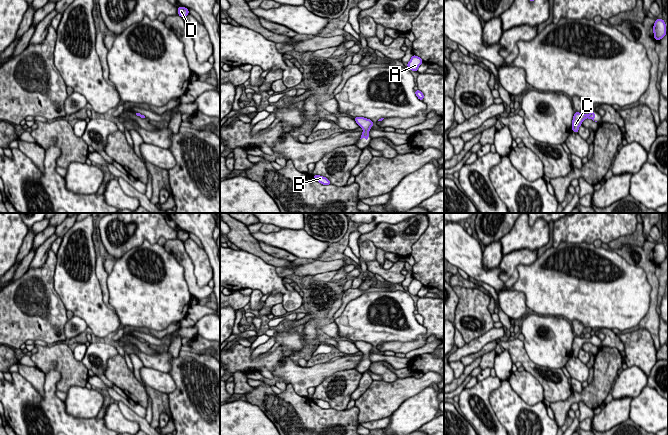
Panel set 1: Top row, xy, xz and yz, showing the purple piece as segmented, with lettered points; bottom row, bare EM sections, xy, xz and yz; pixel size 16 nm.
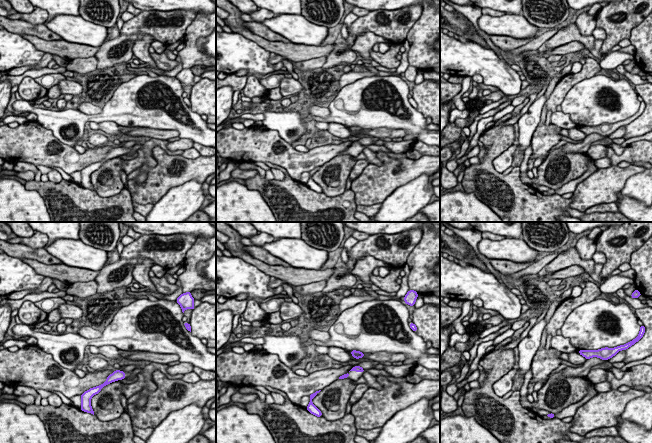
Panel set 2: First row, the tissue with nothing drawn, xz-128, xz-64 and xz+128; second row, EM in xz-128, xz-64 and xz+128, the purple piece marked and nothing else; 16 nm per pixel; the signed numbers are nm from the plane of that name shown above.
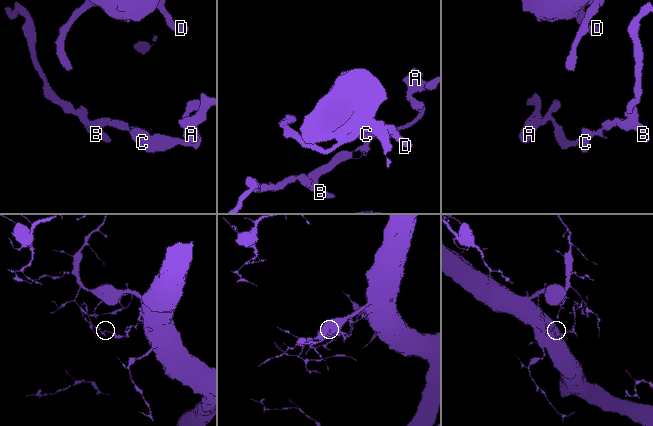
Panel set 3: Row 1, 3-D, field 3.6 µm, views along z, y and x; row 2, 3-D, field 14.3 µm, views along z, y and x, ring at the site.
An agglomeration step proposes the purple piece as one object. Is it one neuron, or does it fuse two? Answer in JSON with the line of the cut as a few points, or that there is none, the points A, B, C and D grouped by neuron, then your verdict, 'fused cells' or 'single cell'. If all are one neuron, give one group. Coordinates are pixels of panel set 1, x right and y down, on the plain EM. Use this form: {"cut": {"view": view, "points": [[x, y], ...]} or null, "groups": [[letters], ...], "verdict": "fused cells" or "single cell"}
{"cut": null, "groups": [["A", "B", "C", "D"]], "verdict": "single cell"}

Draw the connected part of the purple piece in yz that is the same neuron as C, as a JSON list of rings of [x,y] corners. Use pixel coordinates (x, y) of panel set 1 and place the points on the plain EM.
[[[595,335],[590,336],[588,339],[581,338],[580,336],[575,336],[572,344],[572,355],[578,357],[579,351],[582,349],[582,345],[586,342],[592,343],[593,345],[595,342]]]

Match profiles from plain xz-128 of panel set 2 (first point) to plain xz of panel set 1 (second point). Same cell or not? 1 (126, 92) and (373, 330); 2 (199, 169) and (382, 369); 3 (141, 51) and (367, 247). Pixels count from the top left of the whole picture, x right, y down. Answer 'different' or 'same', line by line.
1: same
2: different
3: same

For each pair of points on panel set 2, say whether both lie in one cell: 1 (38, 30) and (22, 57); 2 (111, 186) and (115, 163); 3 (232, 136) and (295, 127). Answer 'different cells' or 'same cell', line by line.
1: different cells
2: same cell
3: different cells

